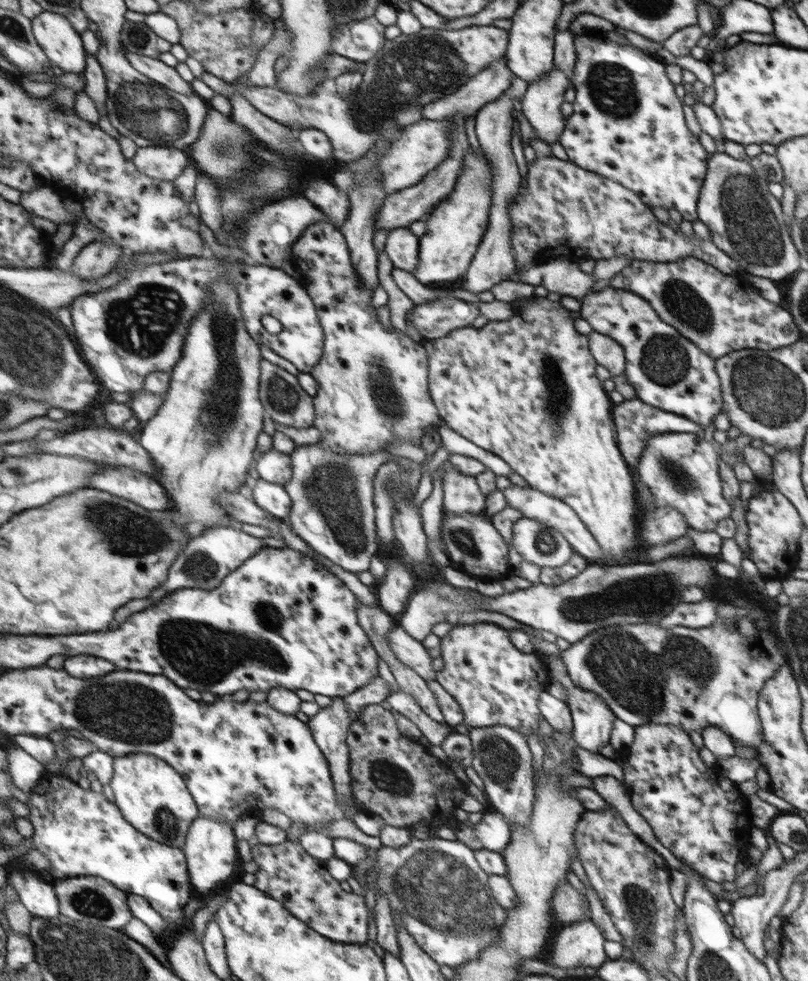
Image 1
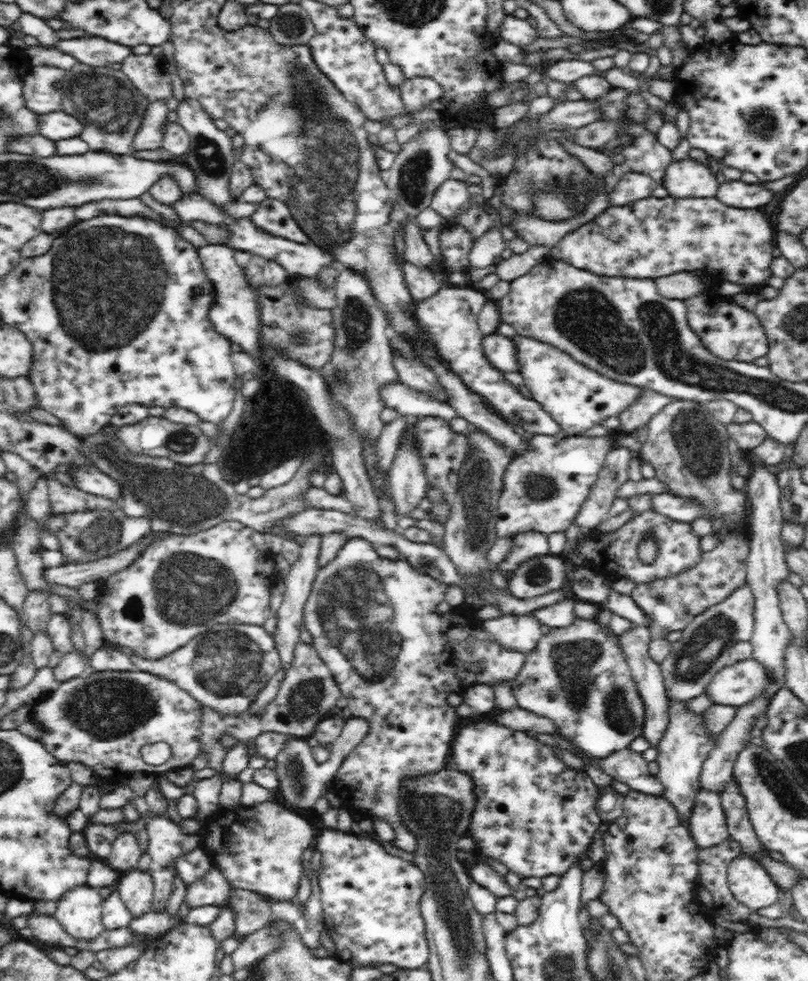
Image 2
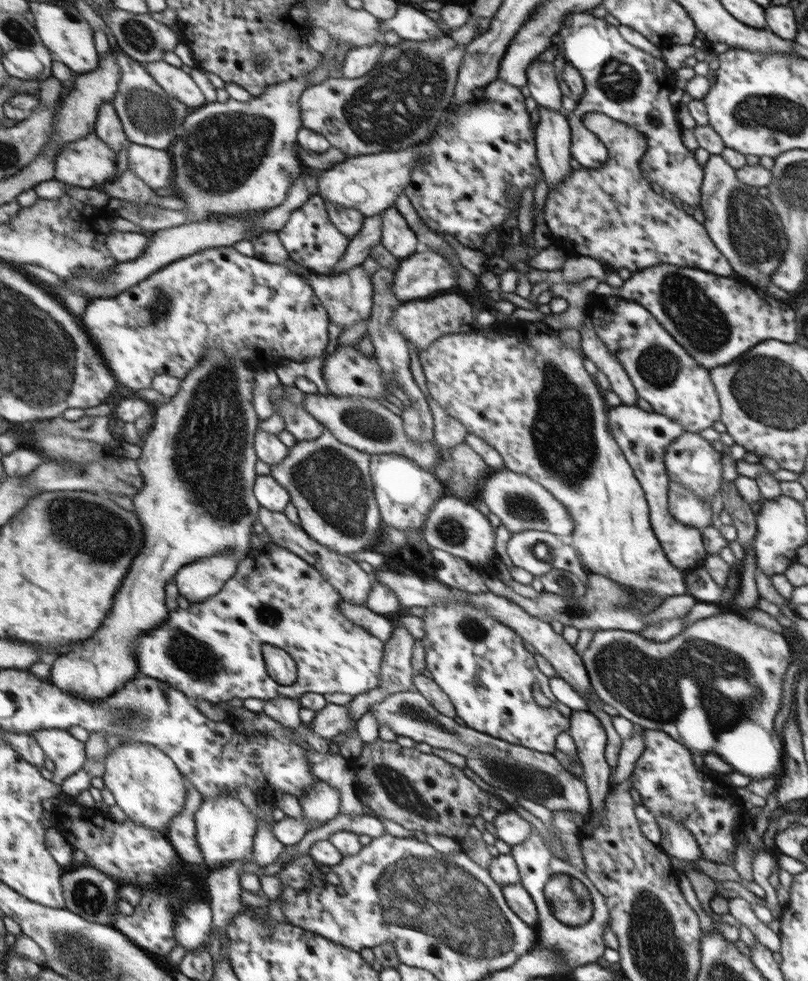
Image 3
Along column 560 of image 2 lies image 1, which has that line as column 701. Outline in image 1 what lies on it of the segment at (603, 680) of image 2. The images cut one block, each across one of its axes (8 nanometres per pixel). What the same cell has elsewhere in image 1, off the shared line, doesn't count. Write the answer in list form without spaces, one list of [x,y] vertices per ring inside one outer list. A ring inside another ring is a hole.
[[[719,620],[712,626],[698,629],[682,626],[666,629],[652,623],[609,625],[588,633],[582,640],[571,644],[560,658],[576,687],[598,694],[615,714],[615,718],[627,722],[630,726],[662,723],[691,730],[698,737],[707,726],[717,726],[733,742],[756,749],[764,741],[758,710],[761,691],[772,678],[772,672],[777,672],[785,664],[775,637],[774,662],[766,646],[762,646],[760,640],[756,639],[769,636],[768,631],[756,627],[754,635],[744,637],[738,632],[736,625],[726,626]]]

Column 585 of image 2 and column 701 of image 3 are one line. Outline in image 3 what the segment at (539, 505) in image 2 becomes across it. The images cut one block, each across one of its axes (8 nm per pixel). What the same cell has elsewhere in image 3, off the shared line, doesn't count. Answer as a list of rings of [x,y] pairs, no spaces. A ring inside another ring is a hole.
[[[685,431],[676,441],[669,444],[666,454],[662,459],[666,464],[666,474],[669,475],[670,483],[686,486],[692,494],[696,494],[700,500],[708,502],[714,498],[716,490],[722,482],[722,454],[712,450],[708,440],[704,440],[698,433]]]

